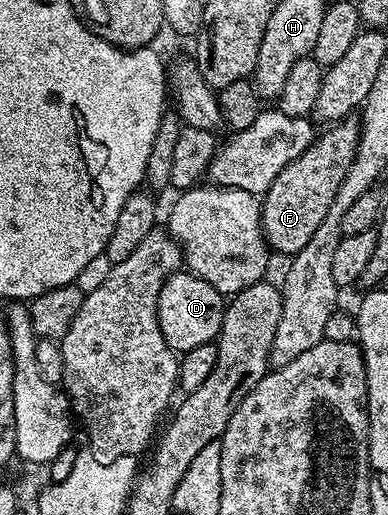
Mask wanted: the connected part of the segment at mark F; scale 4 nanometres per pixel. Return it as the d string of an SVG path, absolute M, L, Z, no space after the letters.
M344 118L332 123L328 132L320 131L305 154L293 158L273 178L269 190L262 193L261 223L272 253L284 252L287 258L294 256L313 238L317 226L325 222L325 214L329 214L329 206L333 206L333 198L337 198L337 190L341 190L341 182L355 157L360 127L358 119Z

